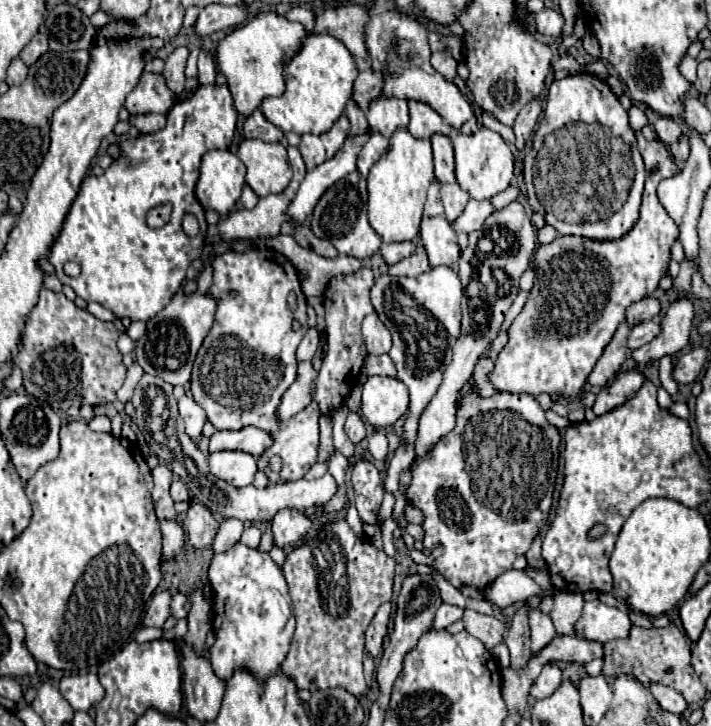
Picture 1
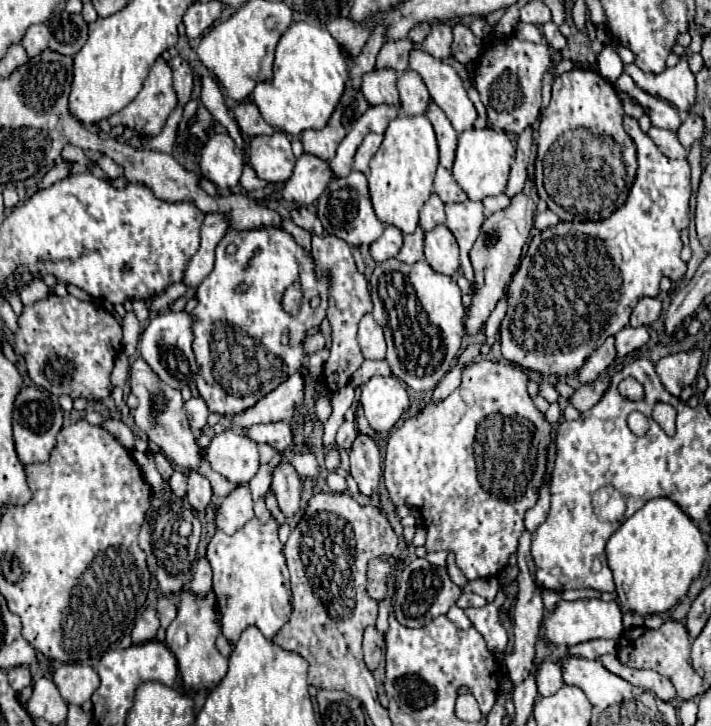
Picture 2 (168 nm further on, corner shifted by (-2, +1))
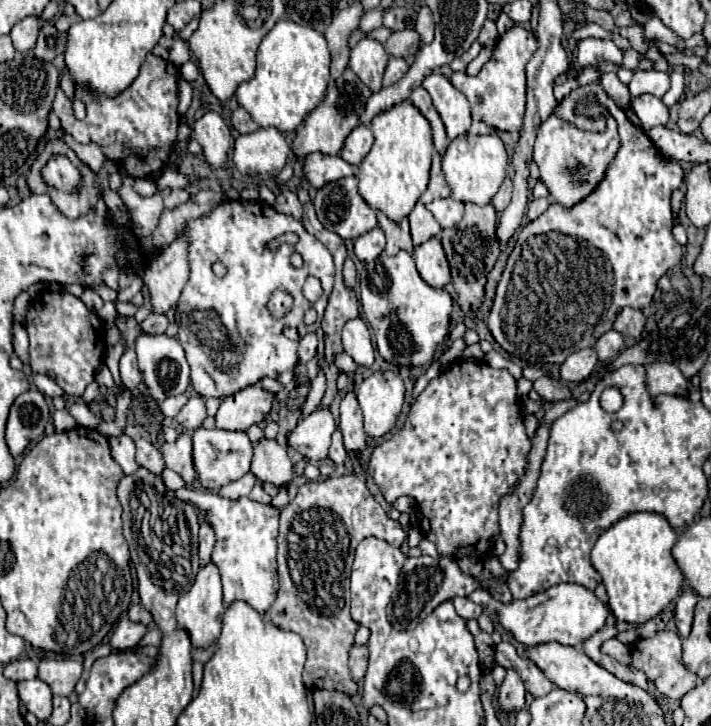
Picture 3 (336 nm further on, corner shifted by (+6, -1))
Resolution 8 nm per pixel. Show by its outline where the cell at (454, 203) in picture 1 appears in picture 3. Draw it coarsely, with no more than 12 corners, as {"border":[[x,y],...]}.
{"border":[[434,152],[430,182],[420,200],[448,198],[450,188],[440,170],[440,154]]}

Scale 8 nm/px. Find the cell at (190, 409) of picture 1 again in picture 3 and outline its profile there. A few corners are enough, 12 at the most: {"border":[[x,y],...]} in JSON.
{"border":[[194,394],[176,422],[194,432],[206,418],[204,398]]}

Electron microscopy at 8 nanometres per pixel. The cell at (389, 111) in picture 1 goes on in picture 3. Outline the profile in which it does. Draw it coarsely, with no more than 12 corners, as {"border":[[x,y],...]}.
{"border":[[374,38],[350,50],[350,68],[372,92],[382,88],[388,54]]}

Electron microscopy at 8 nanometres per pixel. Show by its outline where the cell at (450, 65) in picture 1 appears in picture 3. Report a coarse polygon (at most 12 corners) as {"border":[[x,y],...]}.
{"border":[[426,4],[416,14],[414,28],[424,44],[434,38],[434,20]]}

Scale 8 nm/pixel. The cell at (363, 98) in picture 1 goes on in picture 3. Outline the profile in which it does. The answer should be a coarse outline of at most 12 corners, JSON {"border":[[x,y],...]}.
{"border":[[416,30],[394,32],[384,44],[390,56],[410,60],[422,46]]}

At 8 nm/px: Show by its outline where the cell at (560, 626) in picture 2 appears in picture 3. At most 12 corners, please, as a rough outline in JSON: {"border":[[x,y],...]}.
{"border":[[572,582],[474,600],[526,646],[582,644],[608,608]]}

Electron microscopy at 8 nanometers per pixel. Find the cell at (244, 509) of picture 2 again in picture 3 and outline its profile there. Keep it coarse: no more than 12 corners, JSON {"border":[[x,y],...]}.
{"border":[[252,472],[226,484],[220,496],[236,500],[258,482]]}

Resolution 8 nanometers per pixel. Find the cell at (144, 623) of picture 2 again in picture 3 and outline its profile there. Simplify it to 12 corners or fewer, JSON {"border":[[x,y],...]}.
{"border":[[122,618],[110,638],[112,650],[130,650],[146,626]]}

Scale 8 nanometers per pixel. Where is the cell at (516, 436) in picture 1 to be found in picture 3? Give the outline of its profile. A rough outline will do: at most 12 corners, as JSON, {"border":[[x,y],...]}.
{"border":[[458,360],[368,470],[442,556],[478,552],[530,440],[508,370]]}

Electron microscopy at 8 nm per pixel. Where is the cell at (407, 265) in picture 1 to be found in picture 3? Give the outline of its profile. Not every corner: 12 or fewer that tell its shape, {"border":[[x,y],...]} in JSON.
{"border":[[378,212],[388,256],[414,250],[406,218],[392,222]]}

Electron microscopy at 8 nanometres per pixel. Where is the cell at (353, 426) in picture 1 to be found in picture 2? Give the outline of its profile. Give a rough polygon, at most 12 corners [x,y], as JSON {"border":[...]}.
{"border":[[346,420],[336,434],[336,446],[348,450],[358,436],[356,424]]}

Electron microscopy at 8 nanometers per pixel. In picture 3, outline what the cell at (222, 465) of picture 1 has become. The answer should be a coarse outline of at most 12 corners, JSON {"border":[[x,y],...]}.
{"border":[[196,428],[200,484],[218,492],[250,470],[246,432]]}

